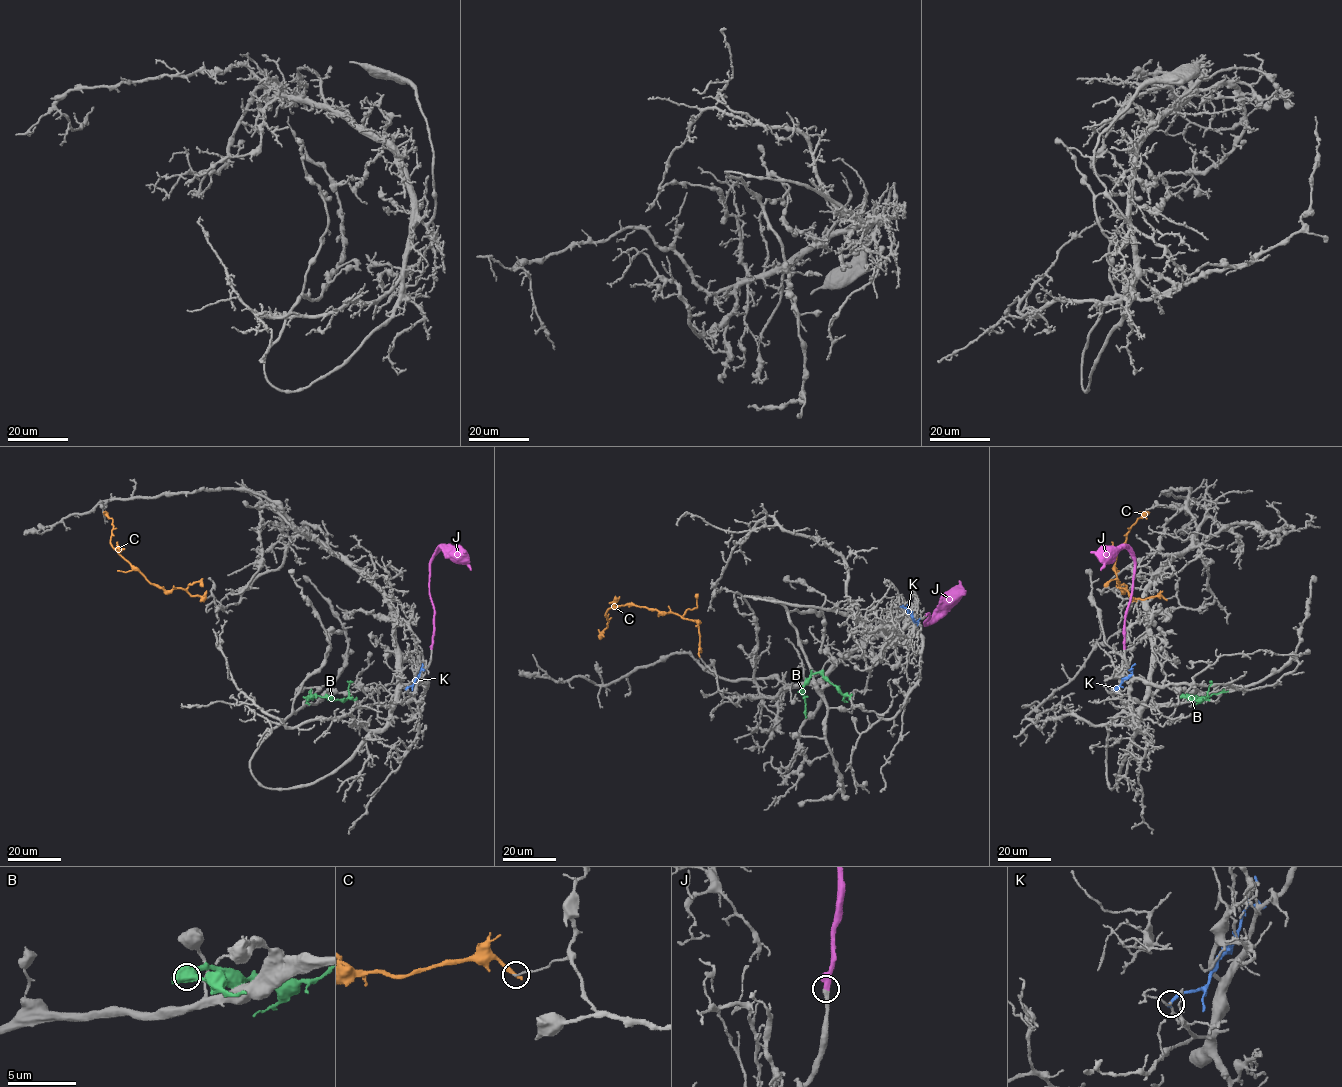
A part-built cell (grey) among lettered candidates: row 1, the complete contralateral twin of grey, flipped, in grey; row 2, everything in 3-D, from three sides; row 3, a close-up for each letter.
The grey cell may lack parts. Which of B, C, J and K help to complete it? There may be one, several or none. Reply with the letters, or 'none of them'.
J

